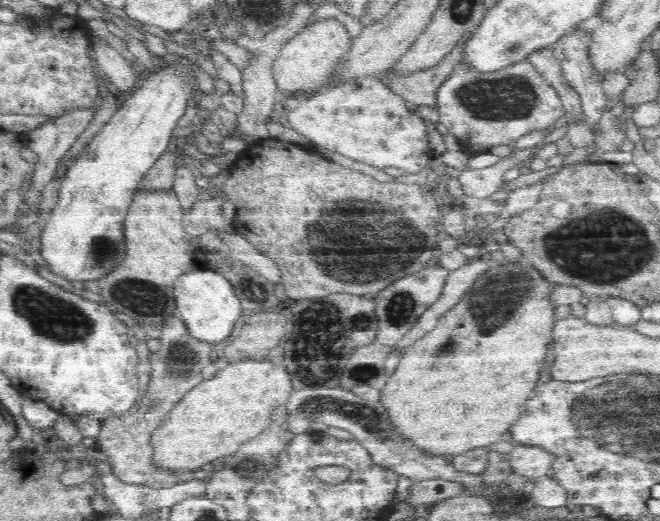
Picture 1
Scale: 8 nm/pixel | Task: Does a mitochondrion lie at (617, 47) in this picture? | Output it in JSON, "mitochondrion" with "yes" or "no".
{"mitochondrion":"no"}

